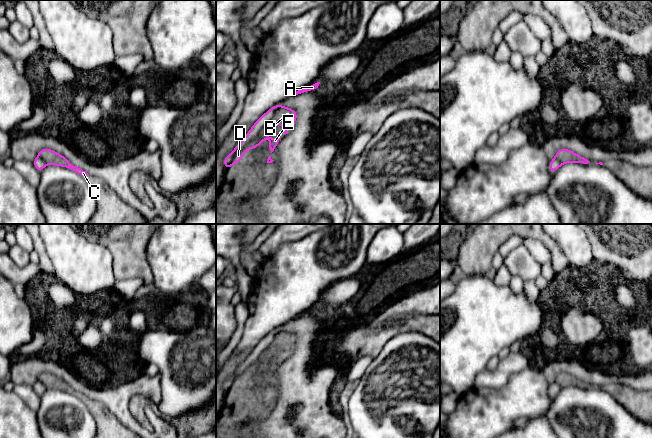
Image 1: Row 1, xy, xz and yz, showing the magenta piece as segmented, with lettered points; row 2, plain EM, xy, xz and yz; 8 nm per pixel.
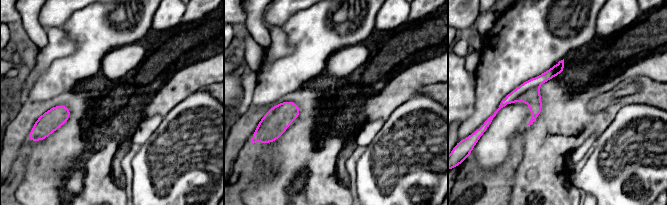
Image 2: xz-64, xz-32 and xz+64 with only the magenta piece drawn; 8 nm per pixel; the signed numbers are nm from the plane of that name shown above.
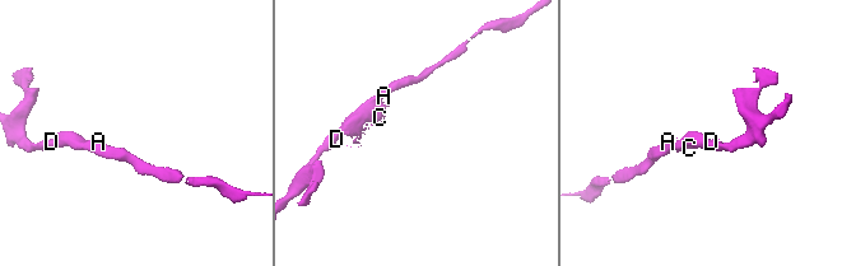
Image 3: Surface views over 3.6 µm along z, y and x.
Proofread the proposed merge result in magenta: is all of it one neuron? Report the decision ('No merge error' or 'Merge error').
Merge error

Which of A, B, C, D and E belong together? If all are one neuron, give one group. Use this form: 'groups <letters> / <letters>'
groups A D / B C E

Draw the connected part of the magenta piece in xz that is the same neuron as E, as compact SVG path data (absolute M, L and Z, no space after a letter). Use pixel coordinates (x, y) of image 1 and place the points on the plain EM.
M280 329L279 332L275 335L271 344L259 355L258 359L250 366L248 372L258 372L264 363L270 363L271 365L269 367L269 372L272 377L278 368L280 361L275 362L270 359L267 359L265 357L266 353L271 348L277 347L285 353L284 358L288 358L287 353L295 350L297 341L298 336L294 335L290 331Z

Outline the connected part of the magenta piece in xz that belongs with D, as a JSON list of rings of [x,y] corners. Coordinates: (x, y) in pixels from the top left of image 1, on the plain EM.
[[[280,327],[271,331],[252,349],[251,353],[247,356],[245,362],[240,365],[234,374],[228,378],[224,384],[224,393],[231,392],[235,387],[242,385],[242,381],[248,373],[250,366],[258,359],[259,355],[271,344],[275,335],[279,332]]]

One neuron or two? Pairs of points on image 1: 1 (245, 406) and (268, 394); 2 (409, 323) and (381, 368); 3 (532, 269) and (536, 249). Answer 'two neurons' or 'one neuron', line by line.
1: one neuron
2: two neurons
3: two neurons

